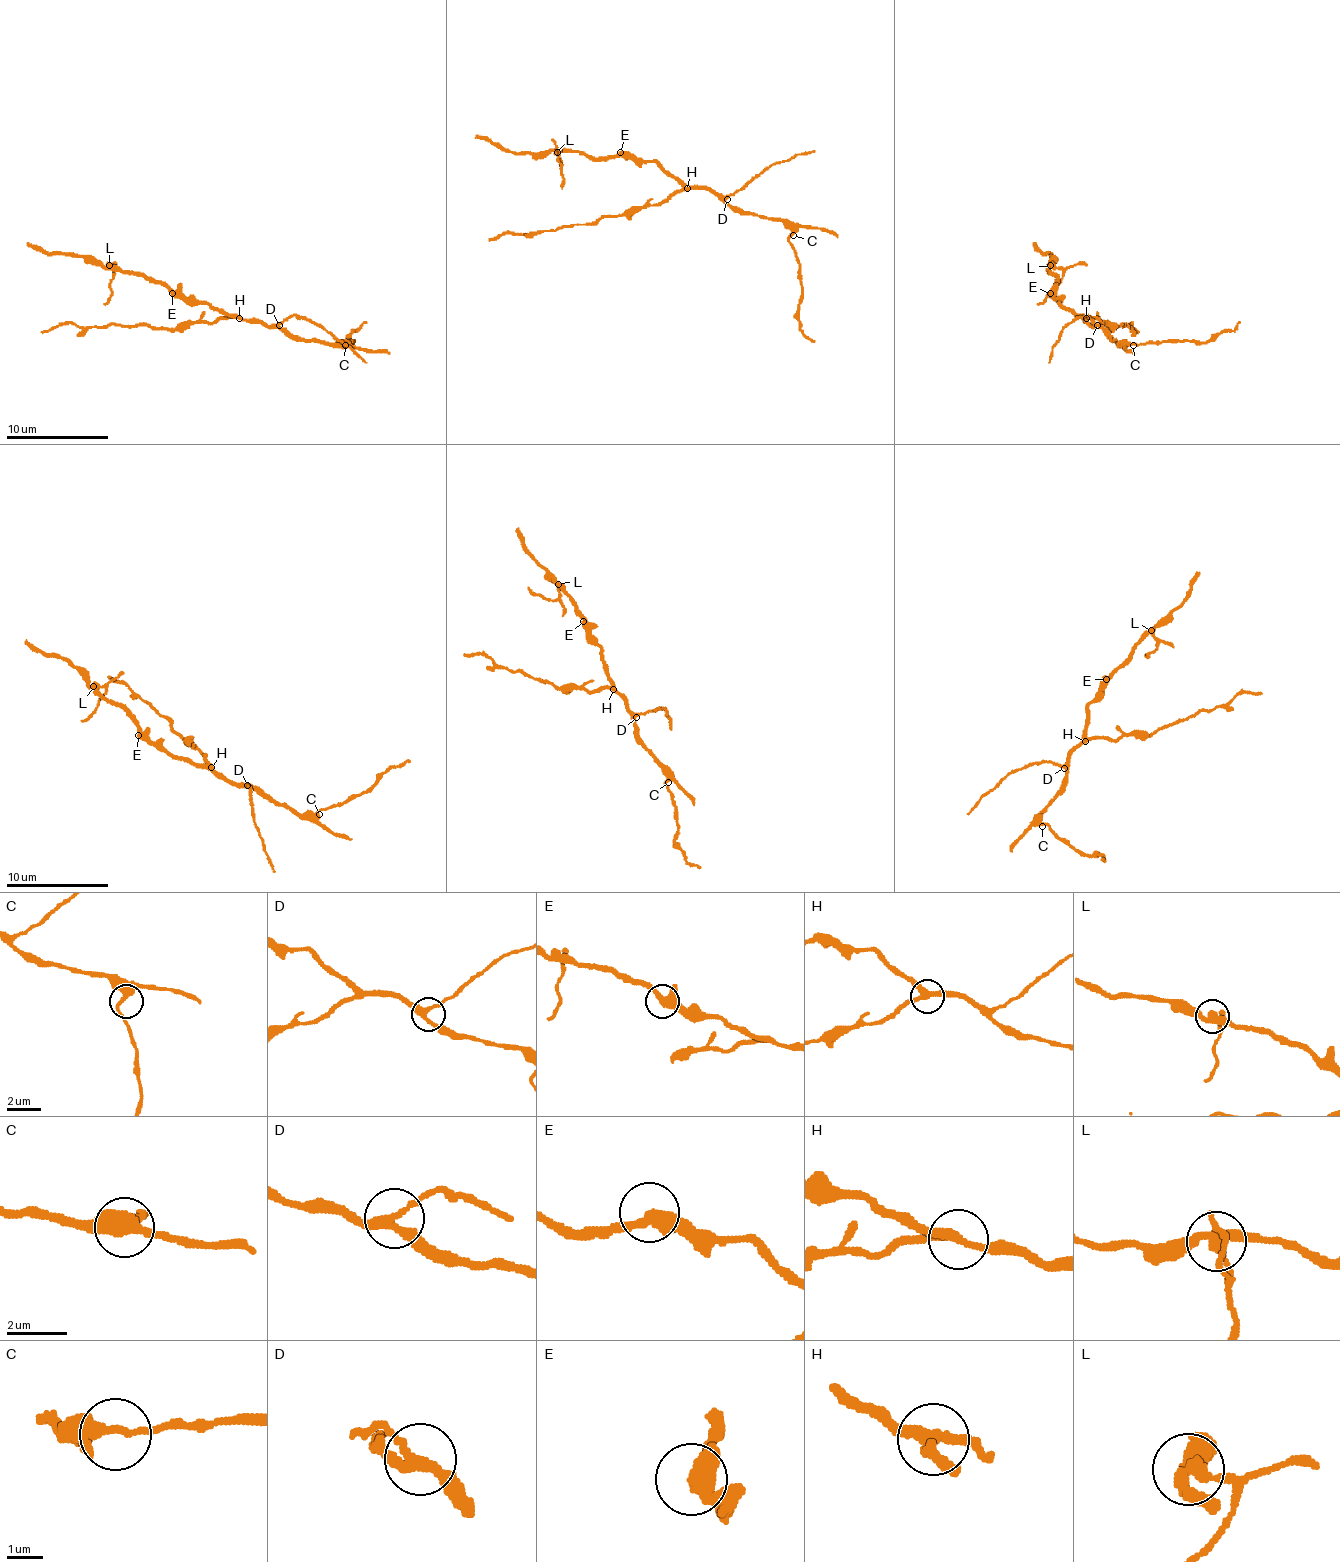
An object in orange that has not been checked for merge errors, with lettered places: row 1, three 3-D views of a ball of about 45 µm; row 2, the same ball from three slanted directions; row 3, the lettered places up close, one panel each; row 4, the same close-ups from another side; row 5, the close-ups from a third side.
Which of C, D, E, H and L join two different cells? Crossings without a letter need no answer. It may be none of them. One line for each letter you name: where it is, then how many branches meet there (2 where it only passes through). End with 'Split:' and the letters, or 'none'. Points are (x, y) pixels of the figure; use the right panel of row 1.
H: at (1086, 318); 3 branches meet
L: at (1050, 265); 3 branches meet
Split: H, L

